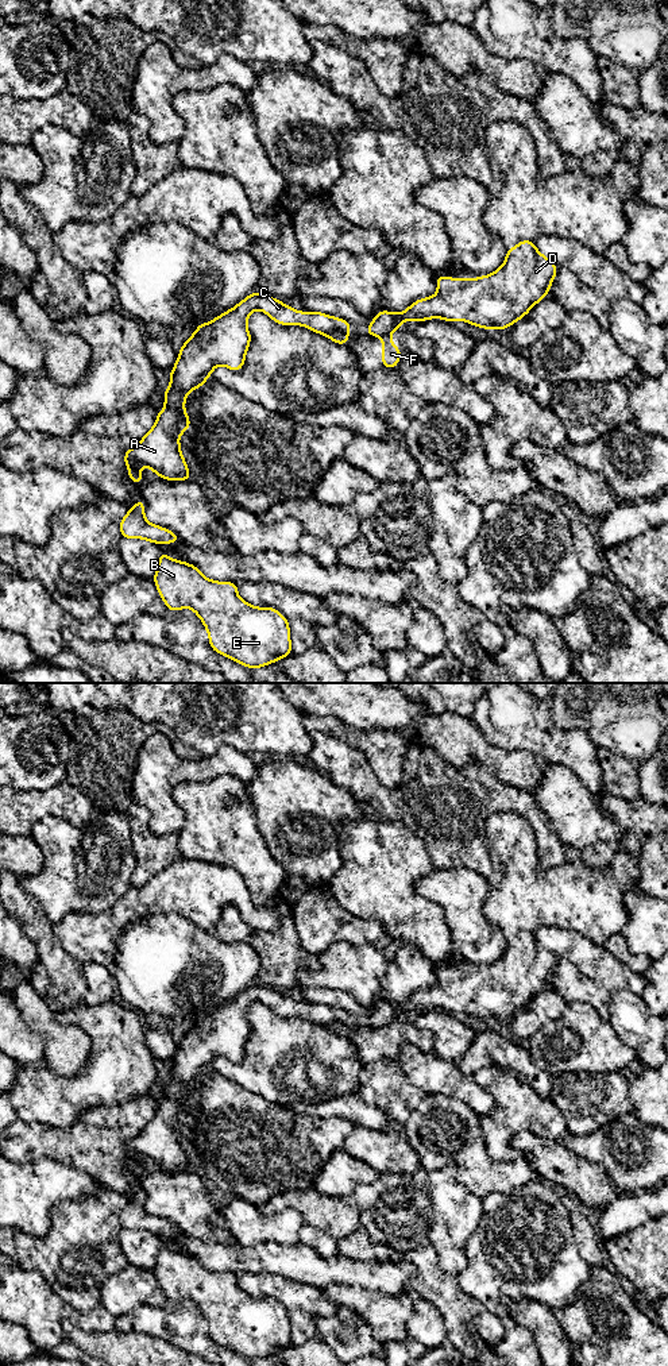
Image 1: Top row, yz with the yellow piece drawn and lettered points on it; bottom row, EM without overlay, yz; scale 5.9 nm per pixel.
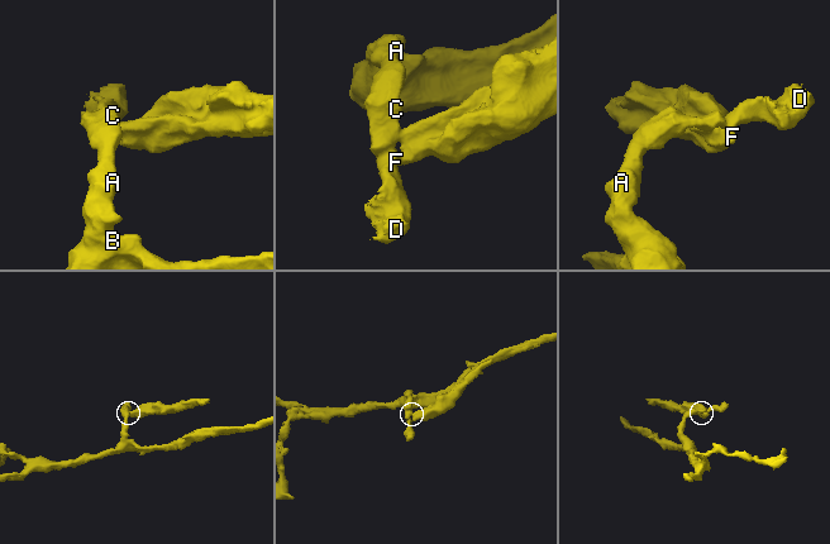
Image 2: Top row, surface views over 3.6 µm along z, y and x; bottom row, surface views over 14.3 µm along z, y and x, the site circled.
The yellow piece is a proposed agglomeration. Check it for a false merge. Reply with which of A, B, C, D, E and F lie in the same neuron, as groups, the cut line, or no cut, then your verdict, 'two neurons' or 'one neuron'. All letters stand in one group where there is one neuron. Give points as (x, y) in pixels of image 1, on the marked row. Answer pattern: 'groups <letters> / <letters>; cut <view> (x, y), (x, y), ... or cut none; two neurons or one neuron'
groups A B C D E / F; cut yz (347, 332), (332, 331), (327, 336); two neurons

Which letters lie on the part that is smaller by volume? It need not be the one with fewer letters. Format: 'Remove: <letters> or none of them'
Remove: F

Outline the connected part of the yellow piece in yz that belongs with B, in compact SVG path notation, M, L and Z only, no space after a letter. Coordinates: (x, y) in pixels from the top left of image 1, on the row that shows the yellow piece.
M159 553L152 578L167 610L192 609L208 630L209 645L216 653L247 667L266 667L291 655L289 621L274 607L255 607L238 595L233 582L216 582L205 578L200 570L186 562Z

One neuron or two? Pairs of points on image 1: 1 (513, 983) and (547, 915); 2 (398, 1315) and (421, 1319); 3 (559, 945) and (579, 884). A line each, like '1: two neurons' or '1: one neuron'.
1: one neuron
2: two neurons
3: two neurons

